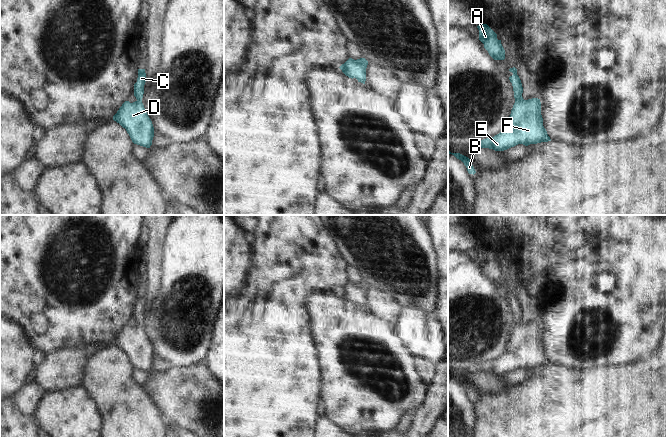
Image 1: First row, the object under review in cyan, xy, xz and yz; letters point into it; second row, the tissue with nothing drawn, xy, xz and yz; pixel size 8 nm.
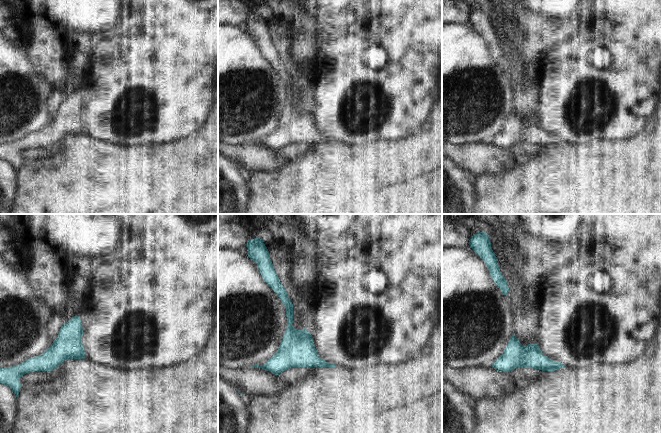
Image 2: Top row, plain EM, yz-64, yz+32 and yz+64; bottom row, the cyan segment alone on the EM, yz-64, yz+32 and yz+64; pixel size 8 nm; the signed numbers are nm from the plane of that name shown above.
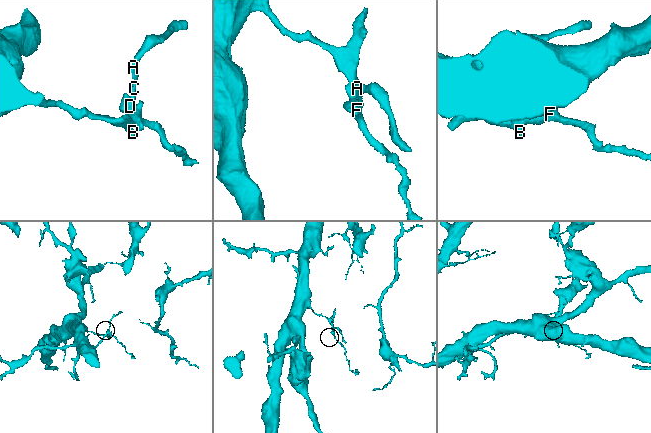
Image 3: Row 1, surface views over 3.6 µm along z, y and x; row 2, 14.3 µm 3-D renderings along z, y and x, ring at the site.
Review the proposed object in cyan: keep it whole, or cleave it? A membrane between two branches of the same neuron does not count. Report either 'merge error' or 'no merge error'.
no merge error

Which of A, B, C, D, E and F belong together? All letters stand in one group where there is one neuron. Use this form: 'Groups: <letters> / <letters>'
Groups: A B C D E F

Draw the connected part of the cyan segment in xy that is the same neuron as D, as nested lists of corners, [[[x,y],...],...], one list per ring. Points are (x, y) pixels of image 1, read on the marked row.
[[[138,69],[137,82],[134,84],[134,96],[137,100],[133,103],[125,101],[113,120],[126,129],[134,144],[150,148],[154,127],[142,103],[145,82],[145,69]]]

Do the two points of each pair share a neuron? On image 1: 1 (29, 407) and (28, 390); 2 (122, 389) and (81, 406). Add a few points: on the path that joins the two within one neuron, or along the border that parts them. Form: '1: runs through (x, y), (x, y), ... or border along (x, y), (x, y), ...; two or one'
1: runs through (28, 403), (28, 394); one
2: border along (79, 385), (85, 389), (95, 403), (102, 423); two

